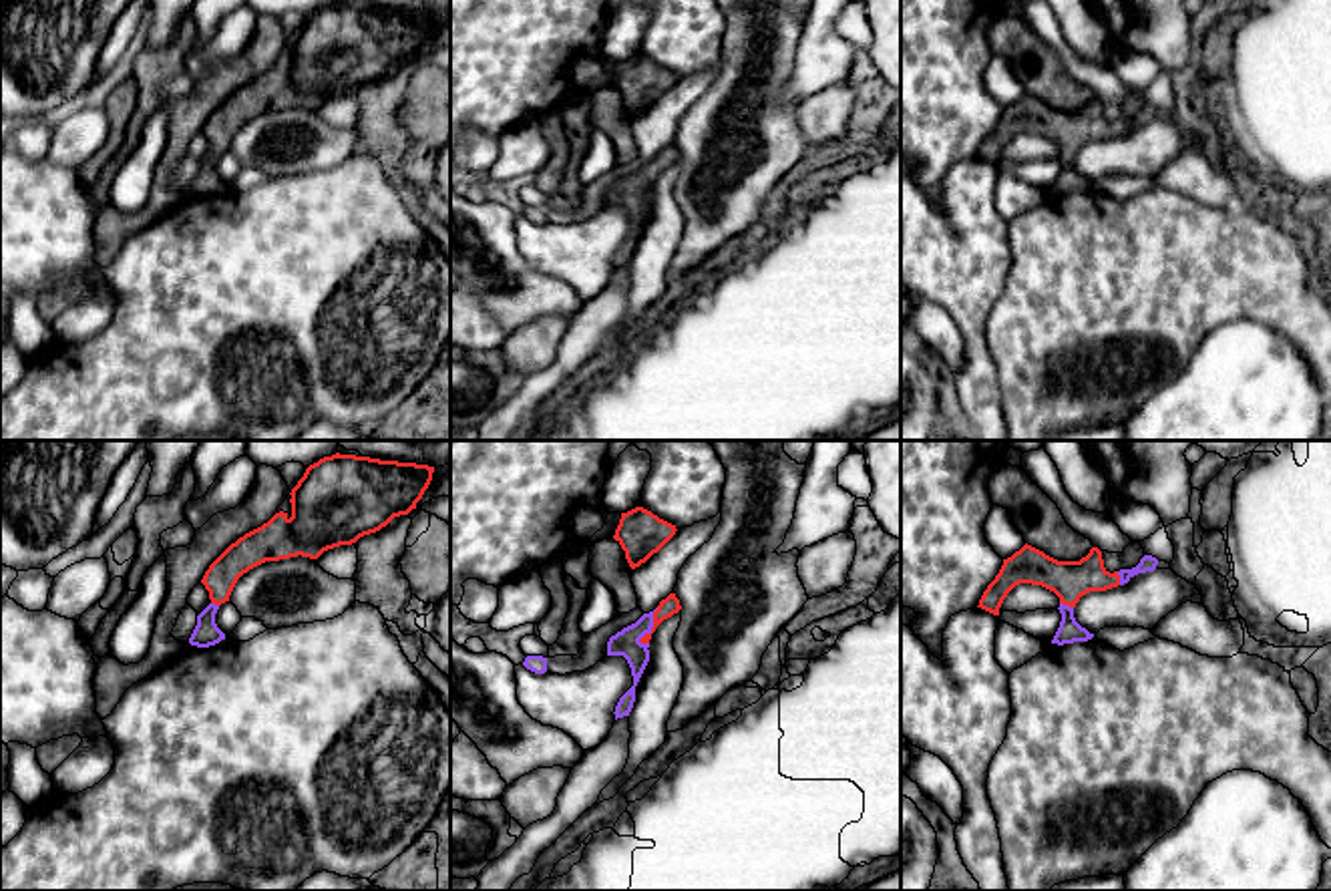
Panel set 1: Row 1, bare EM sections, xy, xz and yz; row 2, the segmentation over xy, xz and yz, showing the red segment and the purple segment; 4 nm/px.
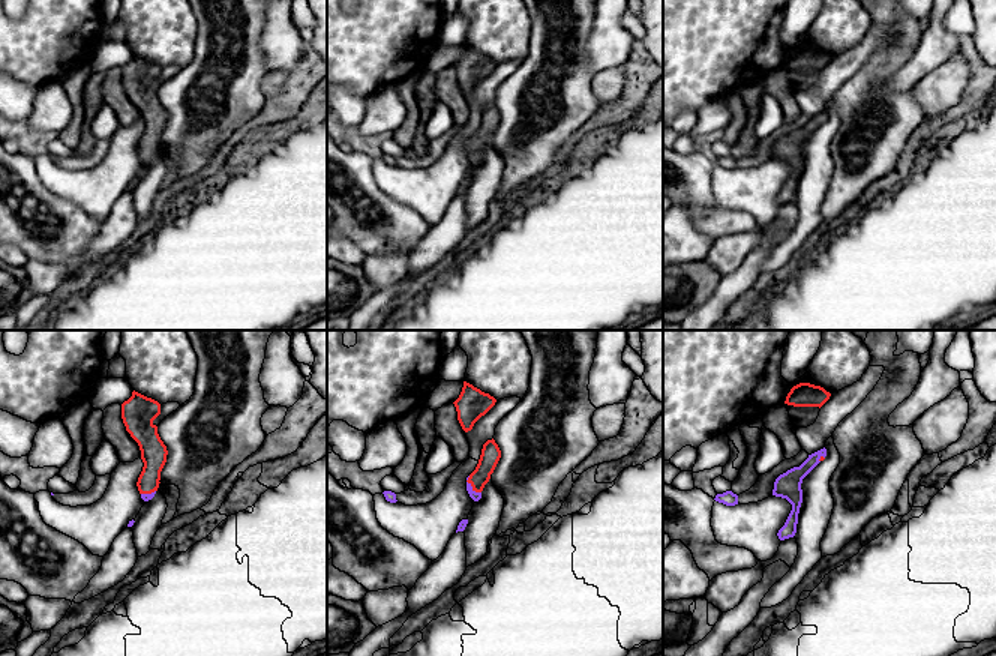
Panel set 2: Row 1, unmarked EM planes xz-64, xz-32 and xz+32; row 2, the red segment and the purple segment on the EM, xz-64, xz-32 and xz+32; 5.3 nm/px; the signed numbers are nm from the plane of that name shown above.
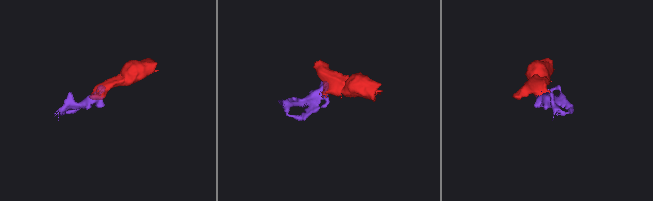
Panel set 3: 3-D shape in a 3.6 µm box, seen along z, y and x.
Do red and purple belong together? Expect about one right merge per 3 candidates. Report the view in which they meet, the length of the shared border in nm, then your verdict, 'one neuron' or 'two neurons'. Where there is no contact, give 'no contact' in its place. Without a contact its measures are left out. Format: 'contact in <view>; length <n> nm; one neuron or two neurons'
contact in xz; length 170 nm; one neuron

